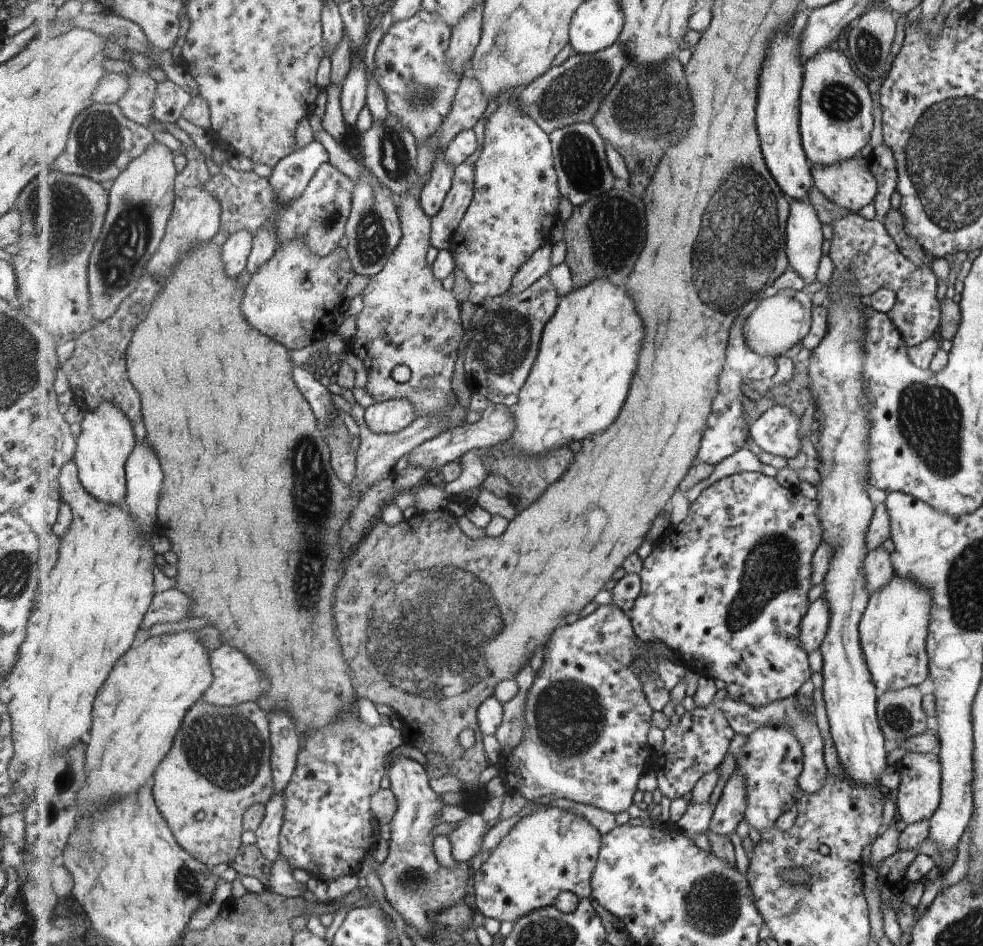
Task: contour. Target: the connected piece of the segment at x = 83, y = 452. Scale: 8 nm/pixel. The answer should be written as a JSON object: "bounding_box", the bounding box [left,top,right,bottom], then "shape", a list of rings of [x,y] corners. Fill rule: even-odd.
{"bounding_box":[74,400,137,503],"shape":[[[107,400],[93,412],[81,412],[74,416],[78,448],[74,460],[83,486],[101,502],[125,503],[128,493],[126,464],[137,440],[133,424],[119,404]]]}

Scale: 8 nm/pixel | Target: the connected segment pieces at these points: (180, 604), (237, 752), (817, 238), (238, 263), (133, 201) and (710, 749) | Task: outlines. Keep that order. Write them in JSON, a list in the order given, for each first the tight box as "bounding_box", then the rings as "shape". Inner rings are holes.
[{"bounding_box":[142,587,189,628],"shape":[[[170,587],[160,593],[155,593],[143,622],[142,627],[151,628],[157,622],[178,622],[189,618],[189,610],[187,608],[187,596],[181,594],[181,590]]]},{"bounding_box":[153,699,275,868],"shape":[[[201,699],[186,714],[187,720],[175,738],[175,744],[159,764],[153,776],[154,796],[167,824],[175,833],[179,844],[199,862],[213,868],[217,864],[232,865],[243,836],[244,816],[254,804],[268,803],[275,794],[275,774],[272,764],[272,742],[269,740],[267,714],[255,702],[237,708],[217,708]]]},{"bounding_box":[786,199,823,284],"shape":[[[790,199],[791,216],[786,224],[790,266],[808,284],[817,280],[823,258],[823,223],[808,200]]]},{"bounding_box":[223,230,253,278],"shape":[[[239,230],[231,234],[223,244],[223,262],[229,276],[237,278],[247,266],[247,258],[251,254],[253,234],[249,230]]]},{"bounding_box":[89,142,176,323],"shape":[[[155,142],[145,150],[145,154],[136,158],[129,166],[121,172],[121,176],[113,181],[108,191],[109,204],[106,214],[102,235],[95,245],[95,252],[91,255],[91,266],[89,268],[89,284],[91,284],[91,314],[100,323],[109,320],[121,308],[124,300],[131,298],[133,292],[139,288],[143,274],[147,272],[147,266],[151,258],[159,250],[167,234],[166,228],[170,222],[169,218],[174,215],[173,206],[176,203],[175,196],[175,156],[165,144]]]},{"bounding_box":[655,703,736,800],"shape":[[[715,703],[705,708],[695,706],[693,710],[685,712],[677,725],[670,725],[663,732],[664,744],[655,773],[662,796],[670,800],[692,793],[706,774],[711,774],[718,768],[725,760],[736,733],[719,704]]]}]

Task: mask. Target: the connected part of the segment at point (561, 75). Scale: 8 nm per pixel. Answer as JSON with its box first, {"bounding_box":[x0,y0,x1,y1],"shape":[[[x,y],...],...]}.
{"bounding_box":[518,39,629,134],"shape":[[[620,39],[597,54],[575,53],[563,64],[551,66],[543,76],[539,76],[521,91],[518,96],[521,108],[525,114],[536,120],[547,134],[577,122],[593,123],[603,100],[609,96],[627,64],[629,58],[623,52]]]}

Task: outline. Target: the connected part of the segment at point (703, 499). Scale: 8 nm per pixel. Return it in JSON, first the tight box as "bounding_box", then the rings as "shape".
{"bounding_box":[631,471,823,707],"shape":[[[743,471],[715,481],[702,490],[695,502],[690,504],[688,514],[683,521],[677,526],[672,525],[667,528],[667,538],[663,538],[663,542],[655,546],[650,555],[644,559],[644,567],[640,572],[642,592],[631,610],[635,632],[645,643],[653,644],[657,640],[667,644],[673,652],[678,654],[685,667],[699,676],[705,674],[708,677],[723,680],[726,683],[727,696],[739,702],[761,707],[796,696],[801,686],[813,674],[811,664],[809,664],[809,654],[807,650],[803,650],[799,636],[801,636],[802,620],[812,605],[809,600],[809,590],[813,588],[813,582],[811,582],[813,556],[823,541],[823,528],[819,520],[819,499],[803,496],[799,488],[787,488],[787,484],[779,484],[777,478],[765,476],[760,471]]]}

